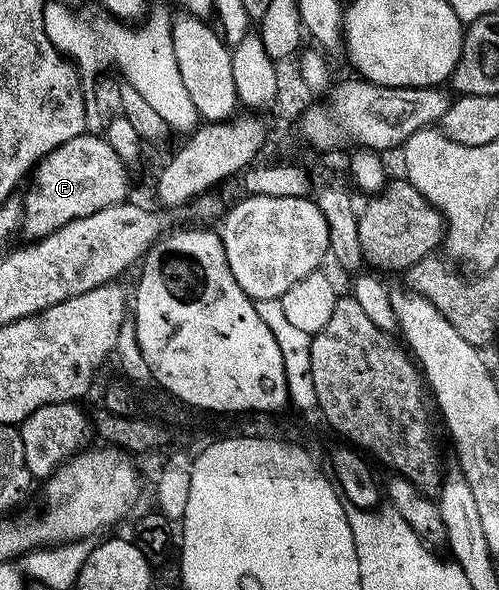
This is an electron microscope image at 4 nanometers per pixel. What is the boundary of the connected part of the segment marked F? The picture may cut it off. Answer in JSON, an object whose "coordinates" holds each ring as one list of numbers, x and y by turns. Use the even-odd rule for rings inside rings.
{"coordinates":[[90,135,72,138,38,161,32,174,34,185,22,200,21,235,34,242,43,240,76,218,96,214,96,210,104,210,127,199,126,191,130,188,130,180,126,177,127,161,121,160,116,150,112,150,105,135]]}

